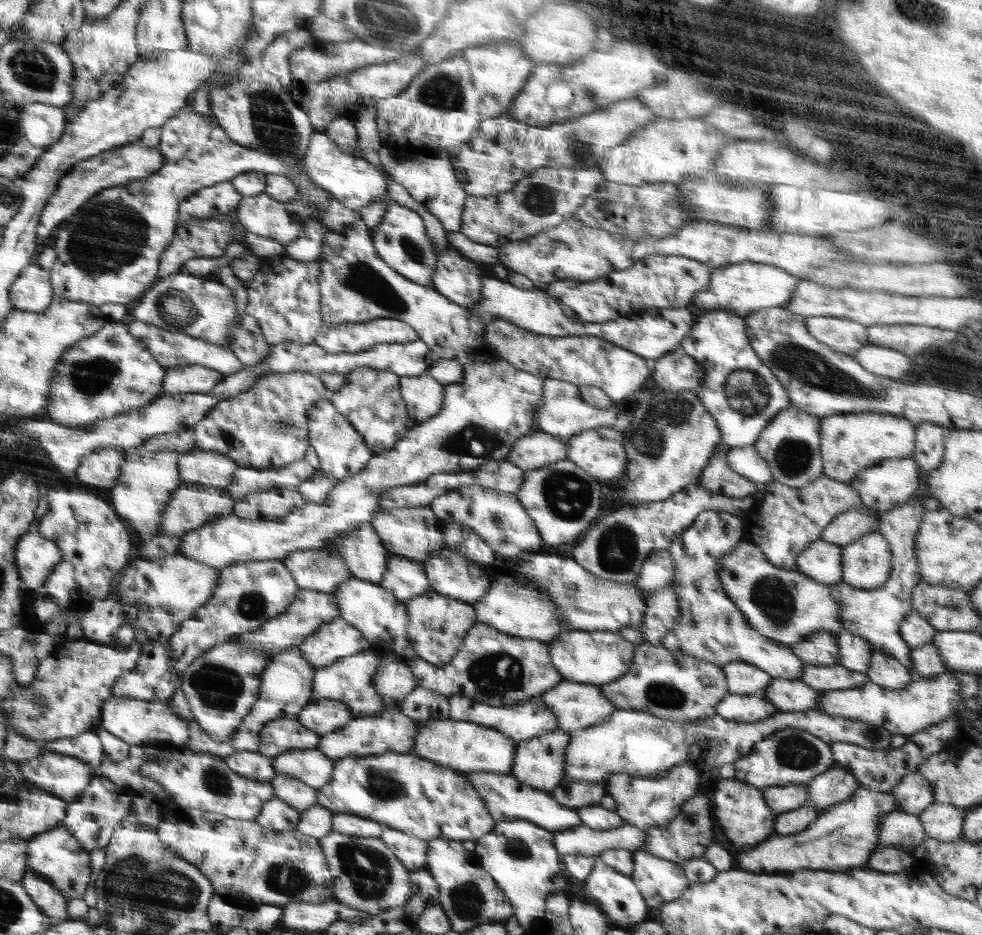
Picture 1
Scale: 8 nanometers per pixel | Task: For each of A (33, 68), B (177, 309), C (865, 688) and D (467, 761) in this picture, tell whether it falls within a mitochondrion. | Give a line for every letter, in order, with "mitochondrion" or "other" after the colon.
A: mitochondrion
B: mitochondrion
C: other
D: other

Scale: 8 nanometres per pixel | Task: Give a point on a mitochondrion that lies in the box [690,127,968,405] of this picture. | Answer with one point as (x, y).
(810, 367)

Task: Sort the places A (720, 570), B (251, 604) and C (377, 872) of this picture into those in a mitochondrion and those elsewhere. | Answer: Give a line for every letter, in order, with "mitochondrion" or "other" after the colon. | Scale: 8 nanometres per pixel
A: other
B: mitochondrion
C: mitochondrion

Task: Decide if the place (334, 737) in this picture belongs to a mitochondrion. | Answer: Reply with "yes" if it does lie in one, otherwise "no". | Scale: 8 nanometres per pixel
no

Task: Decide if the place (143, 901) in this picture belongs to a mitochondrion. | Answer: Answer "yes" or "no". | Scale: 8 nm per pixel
yes

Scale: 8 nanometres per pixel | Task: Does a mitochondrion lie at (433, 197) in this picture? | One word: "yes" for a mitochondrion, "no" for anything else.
no

